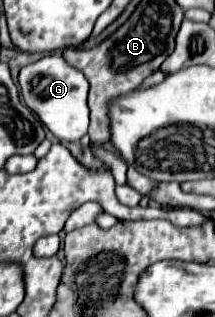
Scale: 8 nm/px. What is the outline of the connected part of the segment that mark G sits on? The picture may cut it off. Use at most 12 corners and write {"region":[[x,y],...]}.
{"region":[[60,53],[20,71],[26,105],[62,141],[88,133],[88,81]]}

